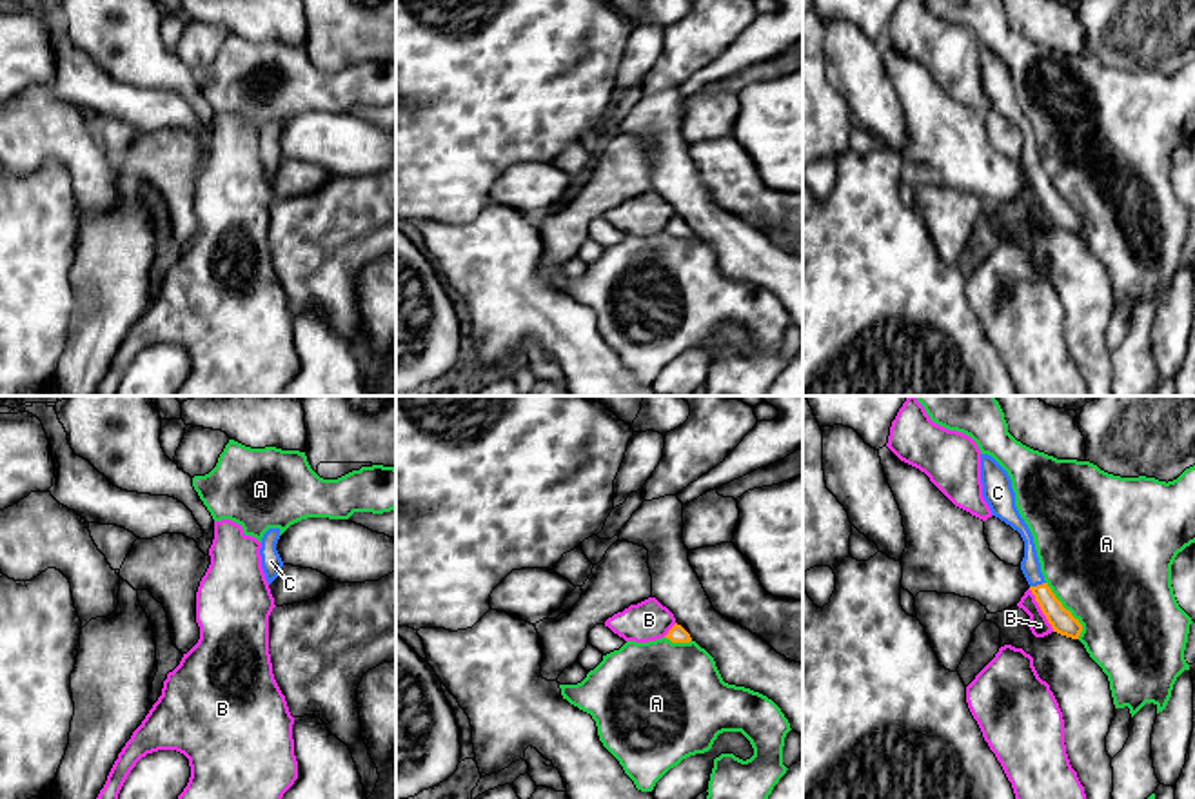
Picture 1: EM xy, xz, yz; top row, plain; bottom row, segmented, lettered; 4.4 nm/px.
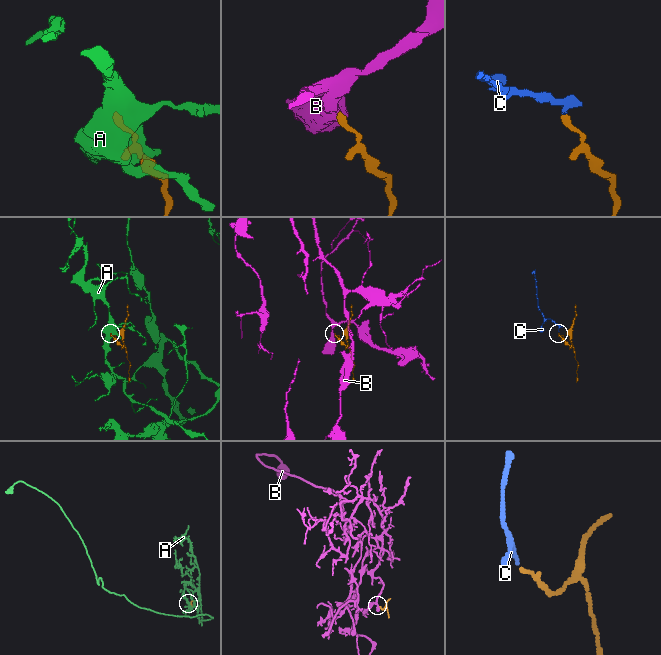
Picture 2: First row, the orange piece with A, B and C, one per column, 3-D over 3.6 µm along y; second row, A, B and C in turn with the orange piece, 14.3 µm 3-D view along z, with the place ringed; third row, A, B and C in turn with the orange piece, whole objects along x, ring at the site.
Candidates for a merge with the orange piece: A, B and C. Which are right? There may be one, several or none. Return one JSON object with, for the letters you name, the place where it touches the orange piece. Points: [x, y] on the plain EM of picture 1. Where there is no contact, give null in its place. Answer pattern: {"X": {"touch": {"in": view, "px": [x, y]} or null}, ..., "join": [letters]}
{"C": {"touch": {"in": "yz", "px": [1037, 178]}}, "join": ["C"]}

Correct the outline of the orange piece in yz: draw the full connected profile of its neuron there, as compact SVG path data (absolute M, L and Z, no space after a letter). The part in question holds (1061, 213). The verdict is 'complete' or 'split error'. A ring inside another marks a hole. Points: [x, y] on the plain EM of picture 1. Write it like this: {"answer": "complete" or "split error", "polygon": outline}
{"answer": "split error", "polygon": "M981 47L981 76L983 91L988 96L992 109L999 111L1013 123L1017 123L1024 134L1024 151L1021 154L1021 163L1053 225L1079 232L1082 218L1072 209L1070 203L1062 200L1062 196L1055 191L1055 187L1044 174L1033 129L1015 100L1012 73L1008 65L988 47Z"}

